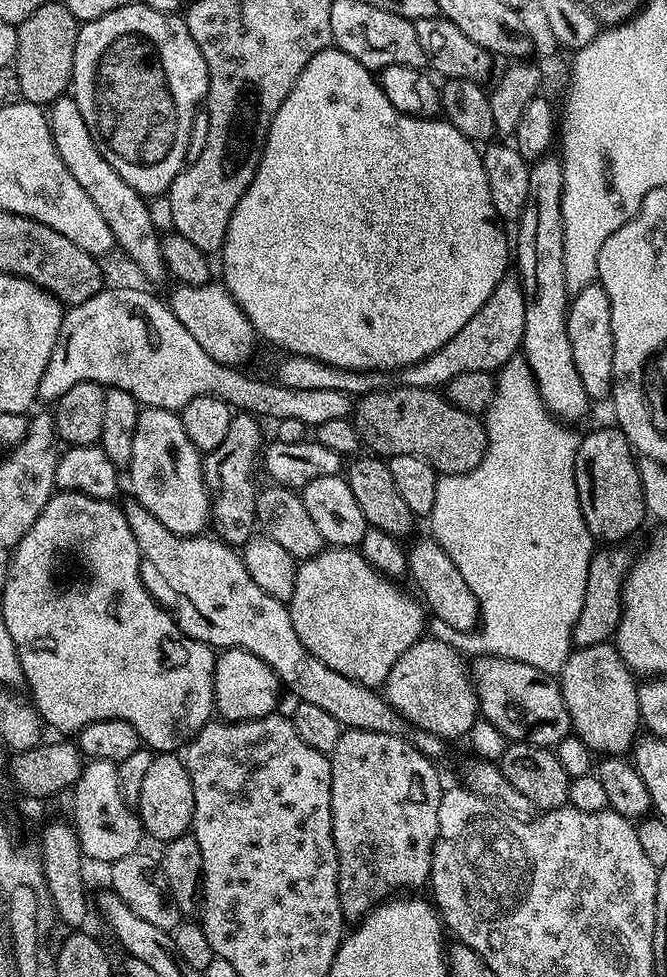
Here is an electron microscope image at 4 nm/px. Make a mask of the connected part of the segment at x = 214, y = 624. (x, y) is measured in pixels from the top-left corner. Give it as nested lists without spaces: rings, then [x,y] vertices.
[[[134,498],[123,505],[123,510],[138,542],[142,582],[148,593],[174,617],[182,632],[213,650],[242,648],[262,658],[274,670],[281,685],[297,696],[299,703],[310,702],[328,711],[345,729],[361,728],[405,737],[423,756],[439,761],[446,748],[442,737],[413,728],[377,689],[354,682],[338,674],[338,670],[330,670],[326,662],[314,658],[314,654],[302,646],[302,638],[298,638],[298,630],[294,630],[288,613],[288,604],[258,590],[254,578],[250,578],[250,570],[246,570],[243,555],[233,545],[212,534],[174,534]]]

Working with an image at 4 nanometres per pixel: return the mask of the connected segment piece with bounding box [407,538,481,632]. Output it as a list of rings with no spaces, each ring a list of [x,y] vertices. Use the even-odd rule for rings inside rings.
[[[425,538],[416,540],[407,549],[408,570],[407,575],[416,579],[416,584],[420,587],[419,595],[426,605],[427,611],[432,612],[448,628],[453,628],[456,632],[468,632],[472,627],[479,625],[480,603],[478,598],[474,598],[474,590],[466,586],[466,578],[462,578],[458,566],[454,566],[454,558],[442,550],[442,546],[436,540]]]

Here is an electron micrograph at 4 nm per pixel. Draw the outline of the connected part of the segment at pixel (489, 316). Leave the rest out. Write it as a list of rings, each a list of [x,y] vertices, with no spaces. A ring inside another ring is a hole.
[[[512,274],[504,276],[502,282],[498,282],[494,294],[490,294],[490,298],[482,304],[478,314],[474,314],[474,318],[470,318],[470,322],[466,322],[466,326],[462,326],[462,330],[458,330],[450,342],[446,342],[446,346],[416,364],[399,369],[399,383],[406,388],[440,390],[458,374],[499,373],[504,364],[517,359],[521,351],[526,330],[526,306],[527,298],[521,281]]]

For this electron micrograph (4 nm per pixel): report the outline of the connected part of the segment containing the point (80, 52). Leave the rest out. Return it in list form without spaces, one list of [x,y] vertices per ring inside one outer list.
[[[130,2],[118,10],[110,10],[102,14],[102,18],[85,20],[78,27],[78,38],[74,46],[74,71],[72,72],[72,83],[70,95],[78,102],[78,110],[82,110],[82,118],[86,126],[90,126],[90,134],[94,142],[98,142],[98,150],[102,150],[102,158],[134,186],[134,190],[145,198],[155,198],[165,195],[168,187],[174,182],[180,169],[185,167],[186,150],[190,142],[192,123],[198,113],[198,109],[205,103],[208,94],[208,67],[206,58],[202,58],[202,50],[198,50],[198,42],[190,38],[188,21],[183,15],[158,14],[158,10],[150,10],[142,2]]]

